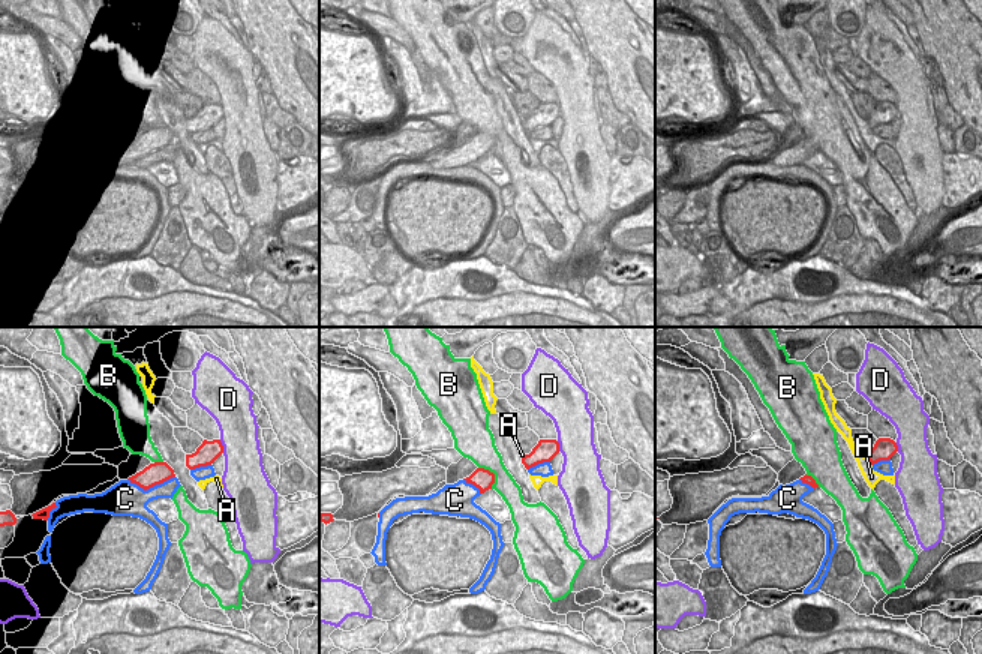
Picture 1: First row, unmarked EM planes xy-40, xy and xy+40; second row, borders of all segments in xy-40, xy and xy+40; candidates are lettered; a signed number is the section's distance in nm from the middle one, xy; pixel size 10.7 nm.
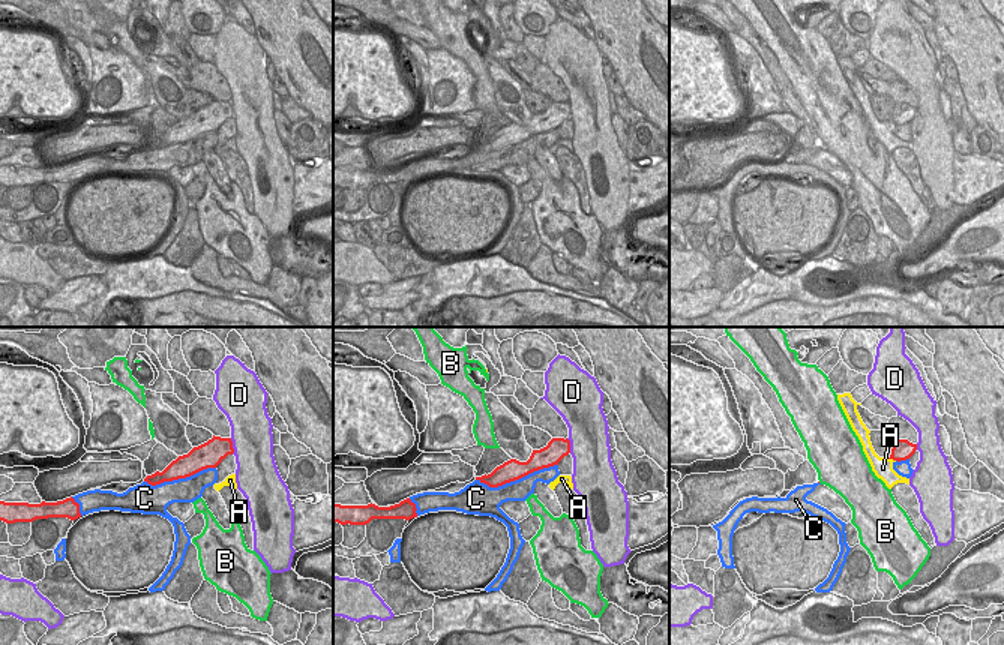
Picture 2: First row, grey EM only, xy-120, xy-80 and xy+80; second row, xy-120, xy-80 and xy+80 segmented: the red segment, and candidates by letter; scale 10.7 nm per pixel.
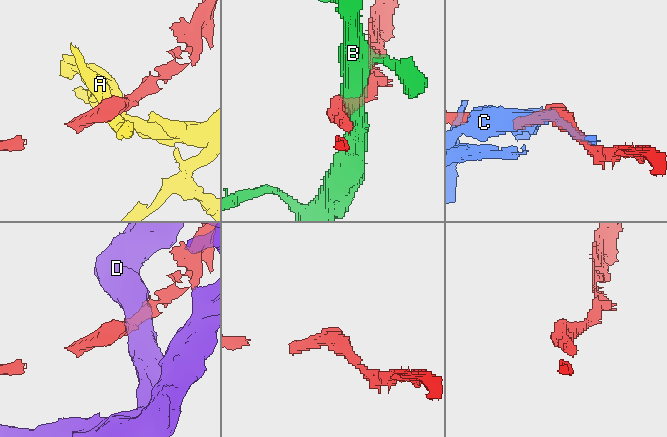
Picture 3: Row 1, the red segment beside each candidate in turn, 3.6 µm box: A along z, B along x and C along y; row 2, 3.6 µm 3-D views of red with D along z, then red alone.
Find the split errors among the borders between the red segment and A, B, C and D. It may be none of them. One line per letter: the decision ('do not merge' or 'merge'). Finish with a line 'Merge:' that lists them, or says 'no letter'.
A: do not merge
B: do not merge
C: do not merge
D: do not merge
Merge: no letter

